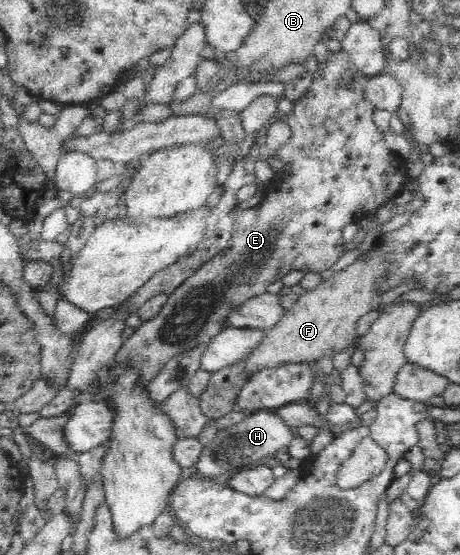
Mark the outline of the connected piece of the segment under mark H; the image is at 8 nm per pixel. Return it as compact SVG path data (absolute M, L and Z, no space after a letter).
M258 410L247 416L240 424L218 430L214 439L203 447L194 469L213 480L233 468L243 468L247 464L274 456L283 446L289 446L295 438L283 419L273 410Z

